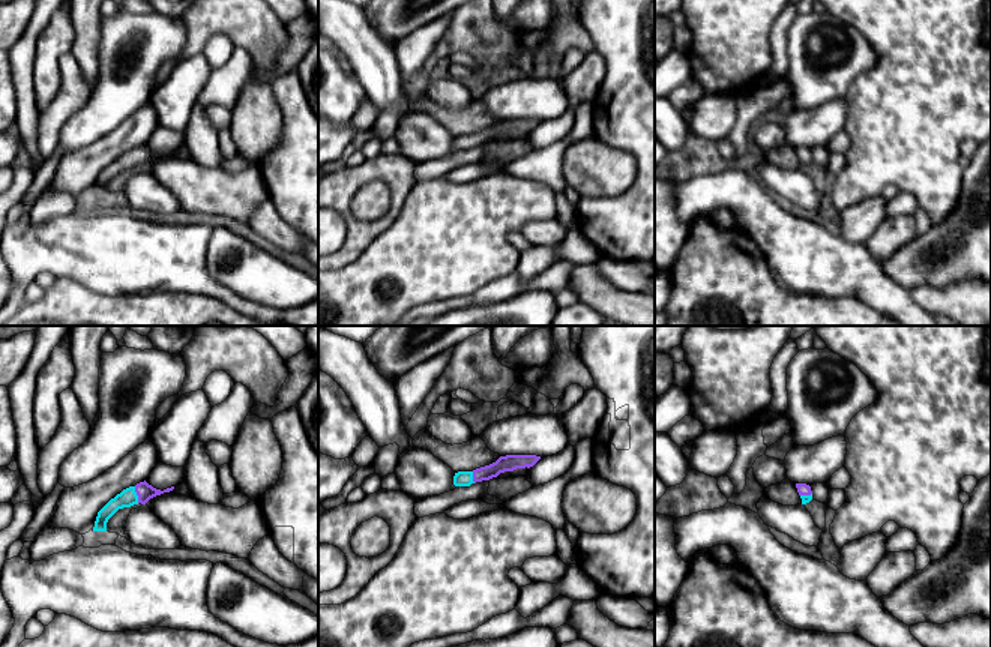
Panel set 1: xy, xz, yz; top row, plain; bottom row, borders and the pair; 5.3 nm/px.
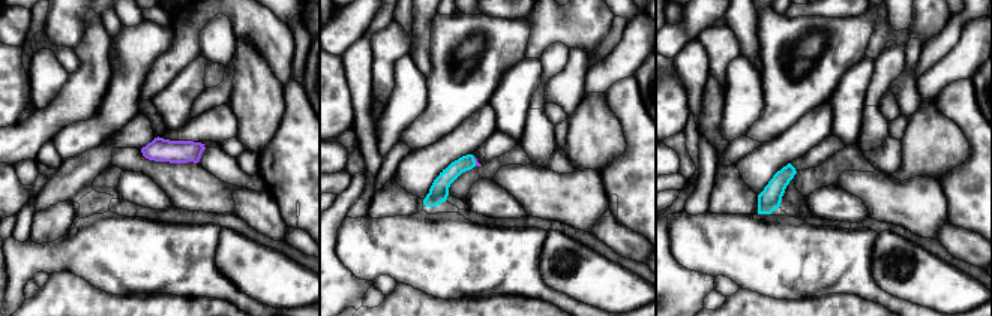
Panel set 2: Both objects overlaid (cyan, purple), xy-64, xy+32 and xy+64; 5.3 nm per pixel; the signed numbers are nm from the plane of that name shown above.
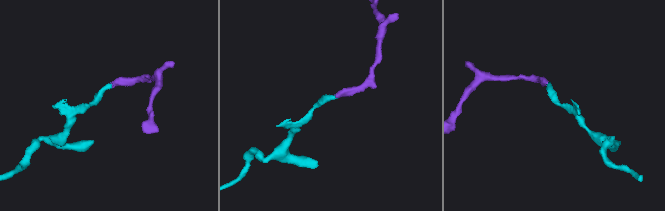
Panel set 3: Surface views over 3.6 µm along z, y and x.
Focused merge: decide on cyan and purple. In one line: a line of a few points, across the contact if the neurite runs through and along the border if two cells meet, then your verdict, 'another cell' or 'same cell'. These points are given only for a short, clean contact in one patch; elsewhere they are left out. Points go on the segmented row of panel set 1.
xy (128, 497), (135, 494), (144, 491) | same cell

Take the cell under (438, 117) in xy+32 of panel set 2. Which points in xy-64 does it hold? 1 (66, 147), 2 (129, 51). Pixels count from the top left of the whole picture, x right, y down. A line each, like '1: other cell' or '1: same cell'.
1: same cell
2: same cell

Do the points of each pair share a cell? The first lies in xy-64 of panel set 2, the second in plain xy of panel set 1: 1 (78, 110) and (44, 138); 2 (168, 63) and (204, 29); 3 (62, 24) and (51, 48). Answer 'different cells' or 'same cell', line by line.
1: different cells
2: same cell
3: same cell

